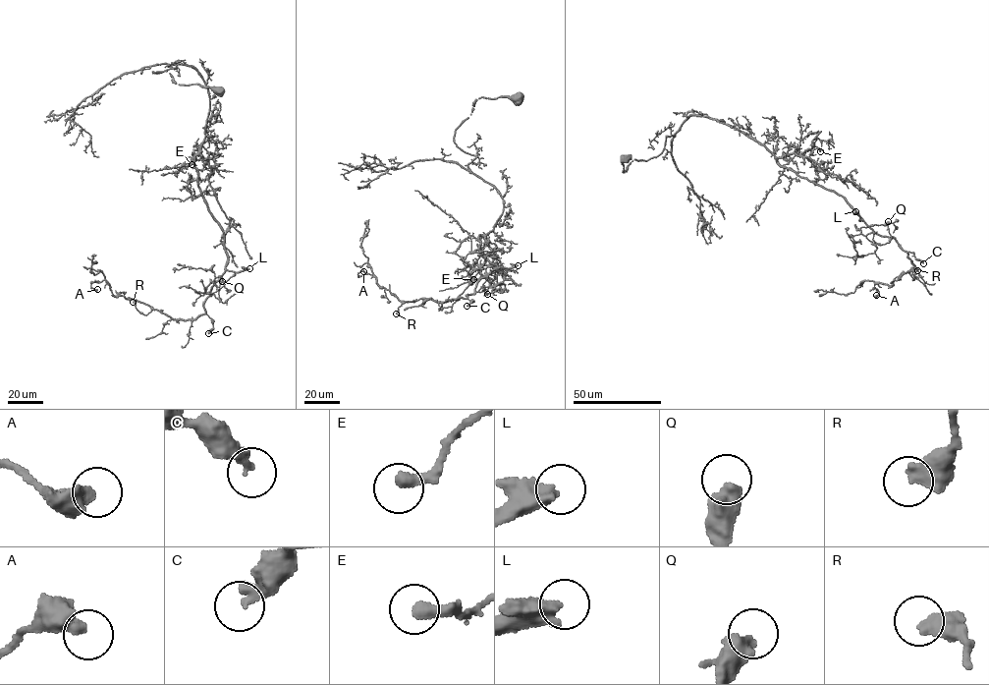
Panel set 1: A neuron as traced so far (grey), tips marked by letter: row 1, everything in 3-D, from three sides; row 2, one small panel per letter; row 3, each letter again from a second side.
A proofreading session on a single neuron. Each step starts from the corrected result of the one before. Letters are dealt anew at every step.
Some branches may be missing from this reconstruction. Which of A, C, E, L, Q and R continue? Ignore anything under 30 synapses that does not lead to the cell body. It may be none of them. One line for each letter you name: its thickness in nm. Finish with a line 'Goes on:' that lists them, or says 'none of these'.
L: 500 nm
Goes on: L

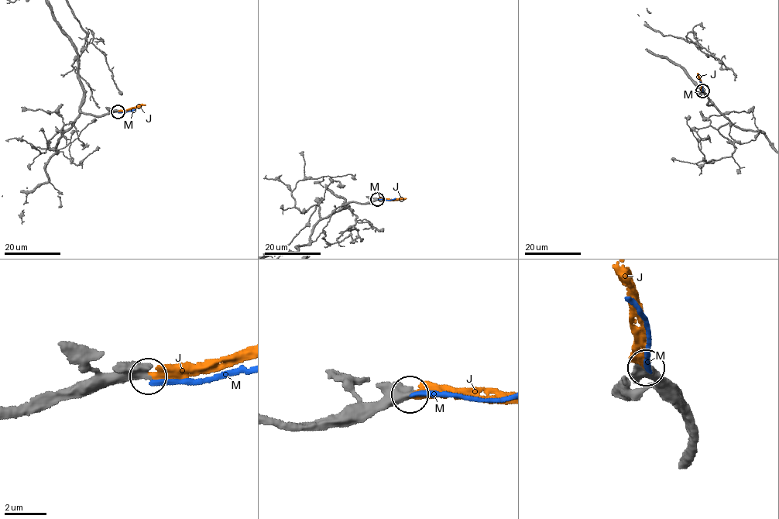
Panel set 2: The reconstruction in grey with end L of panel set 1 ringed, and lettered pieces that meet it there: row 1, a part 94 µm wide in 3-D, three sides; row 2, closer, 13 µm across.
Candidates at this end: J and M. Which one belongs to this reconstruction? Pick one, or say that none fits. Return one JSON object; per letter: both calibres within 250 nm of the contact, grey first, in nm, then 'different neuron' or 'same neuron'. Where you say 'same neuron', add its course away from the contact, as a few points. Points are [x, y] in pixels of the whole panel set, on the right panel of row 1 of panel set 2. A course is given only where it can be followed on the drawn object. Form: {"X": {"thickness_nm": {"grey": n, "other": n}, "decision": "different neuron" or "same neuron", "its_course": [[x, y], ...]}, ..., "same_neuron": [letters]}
{"J": {"thickness_nm": {"grey": 600, "other": 400}, "decision": "same neuron", "its_course": [[702, 91], [698, 73]]}, "M": {"thickness_nm": {"grey": 600, "other": 220}, "decision": "different neuron"}, "same_neuron": ["J"]}

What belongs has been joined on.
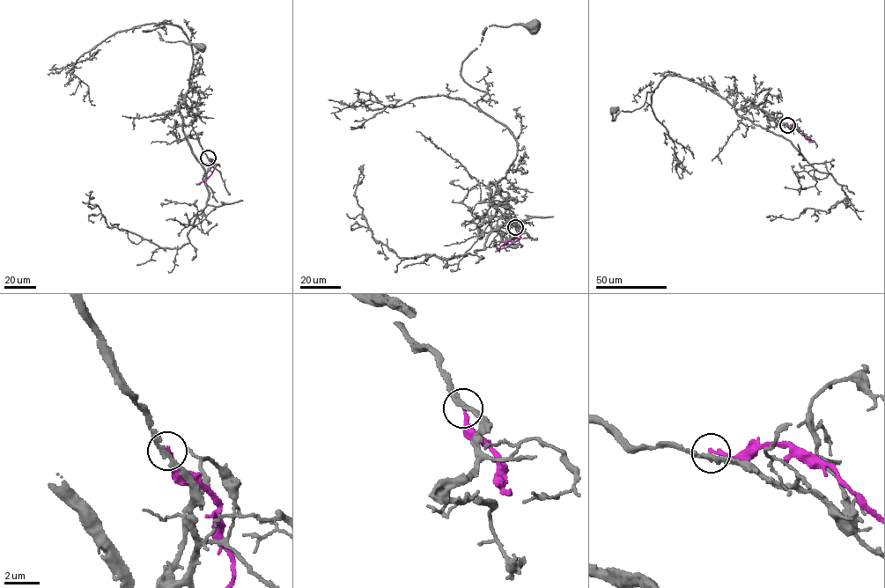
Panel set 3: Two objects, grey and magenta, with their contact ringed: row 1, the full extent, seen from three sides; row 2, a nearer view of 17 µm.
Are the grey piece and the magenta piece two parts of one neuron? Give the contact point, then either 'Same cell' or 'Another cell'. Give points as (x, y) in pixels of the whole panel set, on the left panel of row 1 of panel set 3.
Place: (208, 158). Another cell

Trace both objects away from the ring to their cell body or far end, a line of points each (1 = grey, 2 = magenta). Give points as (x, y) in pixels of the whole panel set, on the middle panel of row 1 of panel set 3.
1: (515, 227), (497, 182), (516, 138), (478, 106), (487, 92), (461, 64), (490, 25), (533, 25)
2: (515, 228), (520, 238), (506, 241), (498, 252)

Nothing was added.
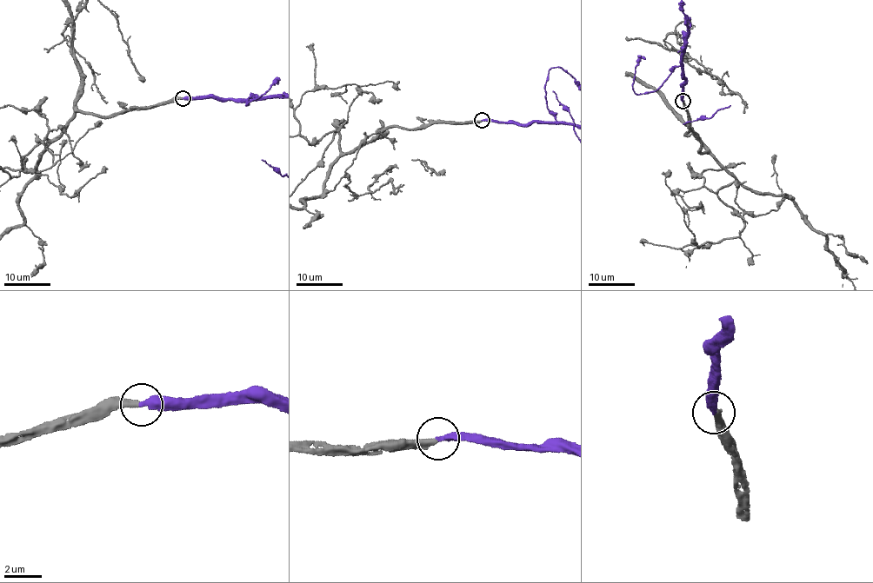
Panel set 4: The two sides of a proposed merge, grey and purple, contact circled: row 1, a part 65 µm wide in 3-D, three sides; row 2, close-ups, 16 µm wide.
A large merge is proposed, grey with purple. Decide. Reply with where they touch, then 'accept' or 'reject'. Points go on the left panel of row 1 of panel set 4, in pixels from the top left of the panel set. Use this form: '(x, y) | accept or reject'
(183, 98) | accept

